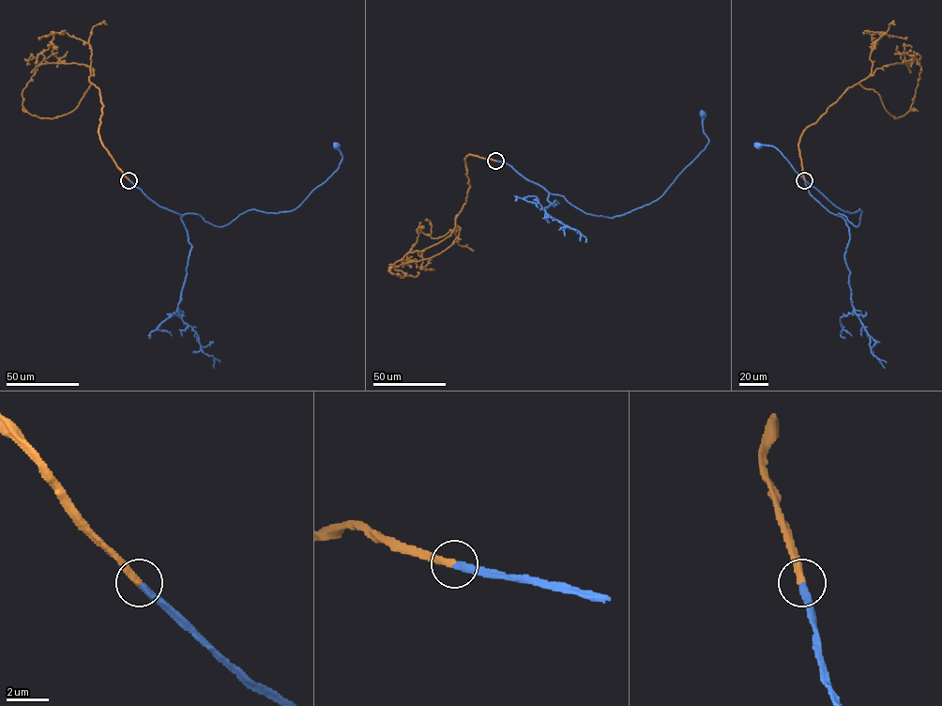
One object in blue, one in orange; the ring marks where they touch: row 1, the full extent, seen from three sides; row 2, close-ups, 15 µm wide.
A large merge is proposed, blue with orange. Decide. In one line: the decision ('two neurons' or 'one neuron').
one neuron

